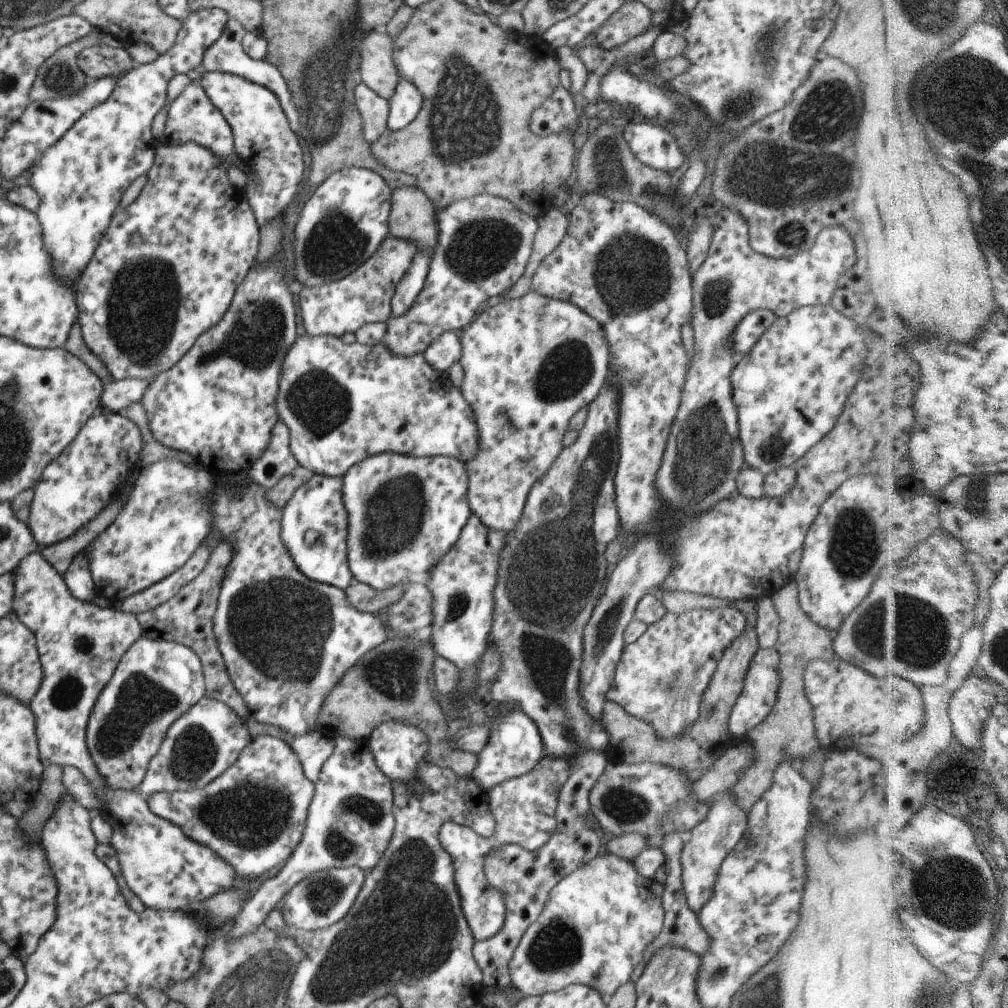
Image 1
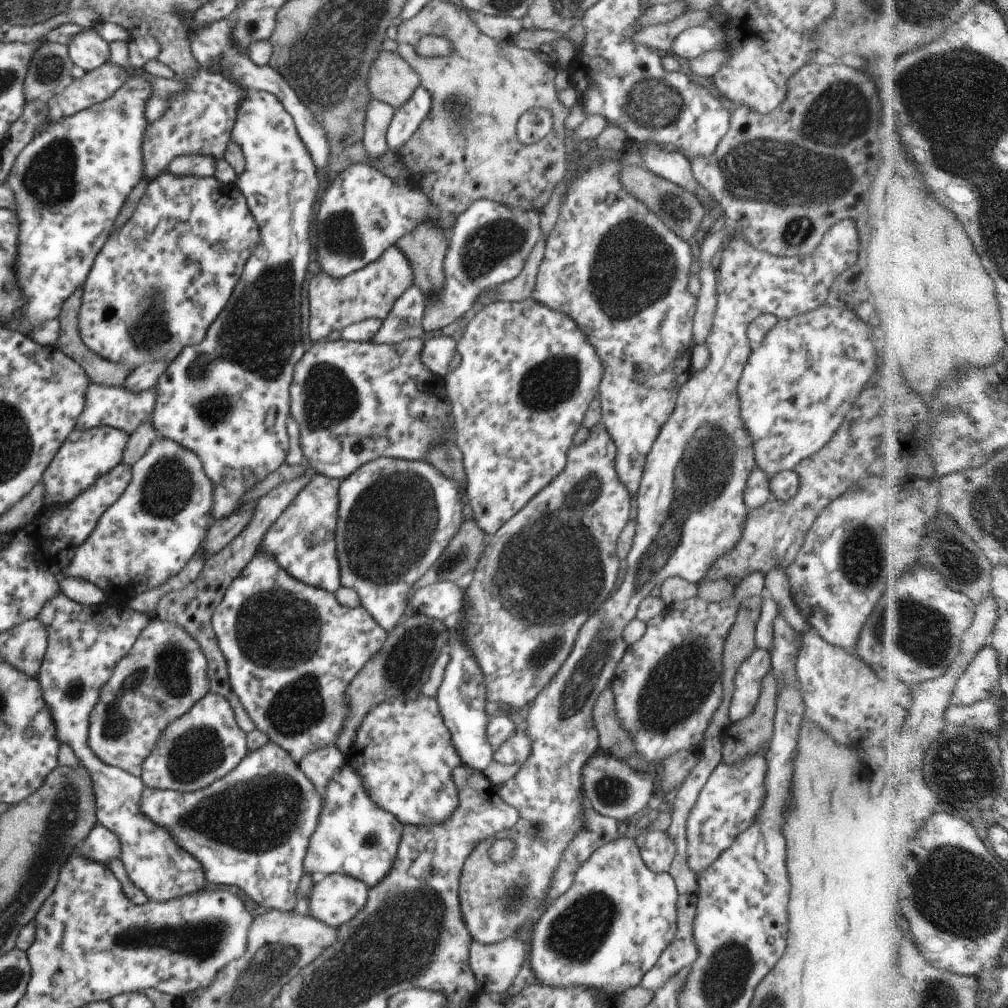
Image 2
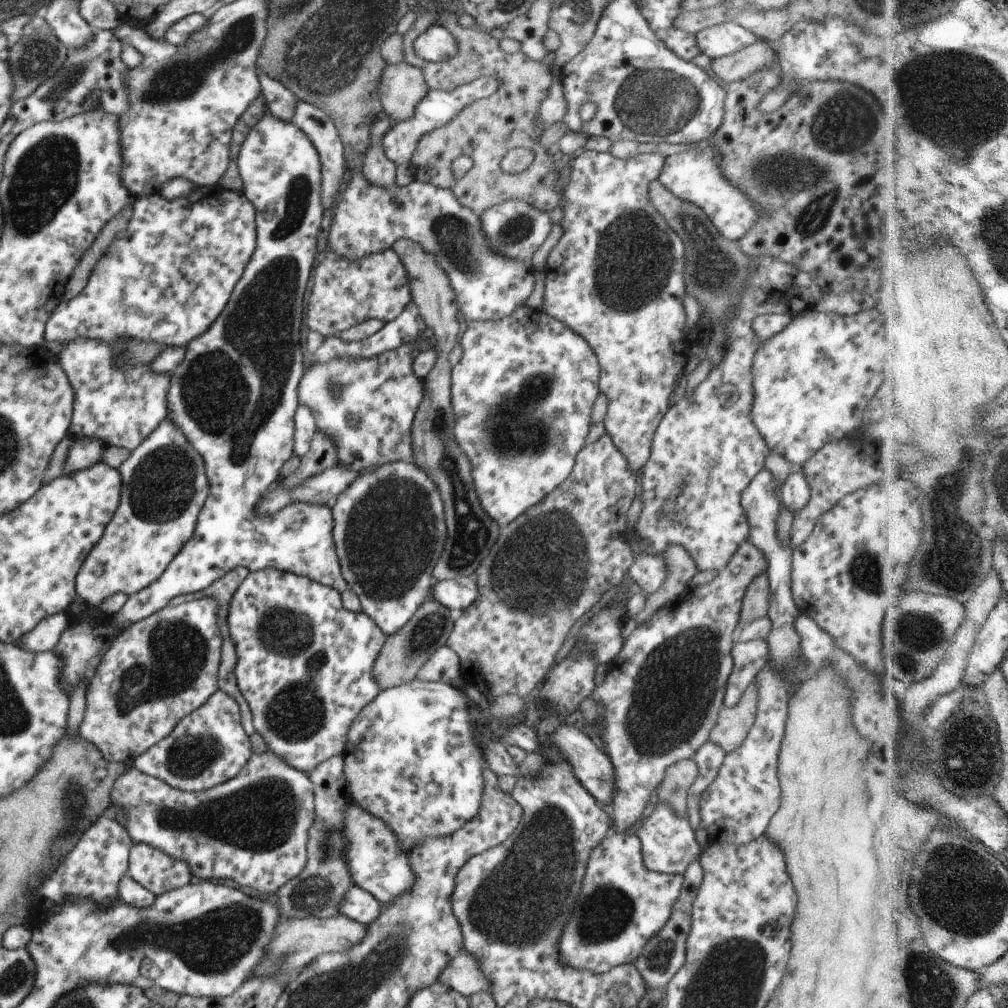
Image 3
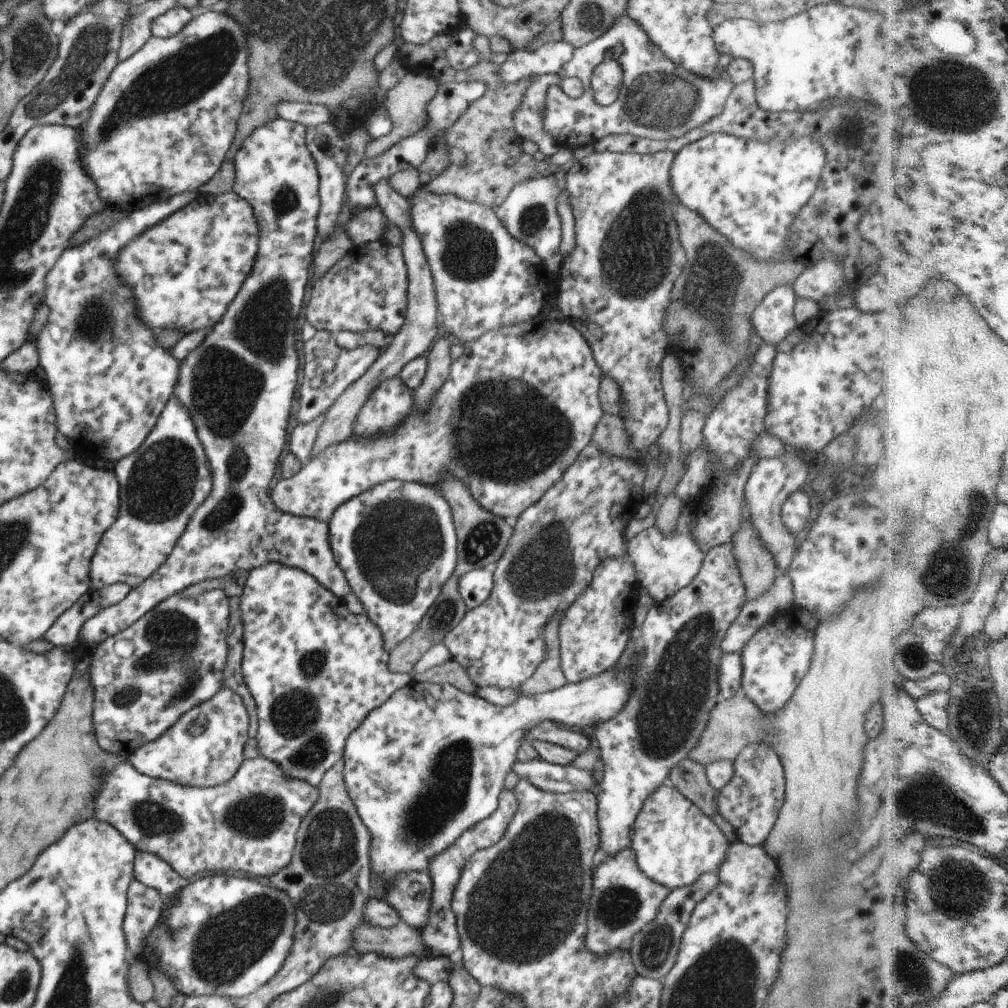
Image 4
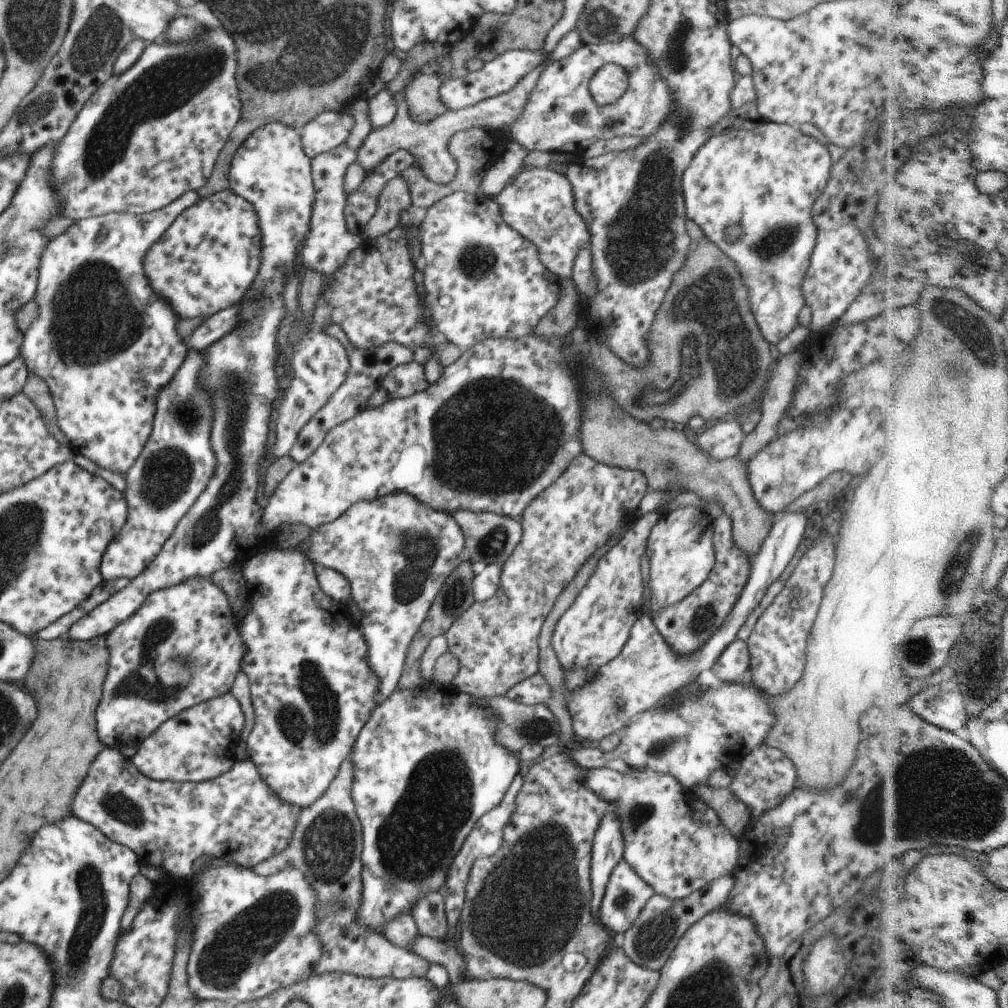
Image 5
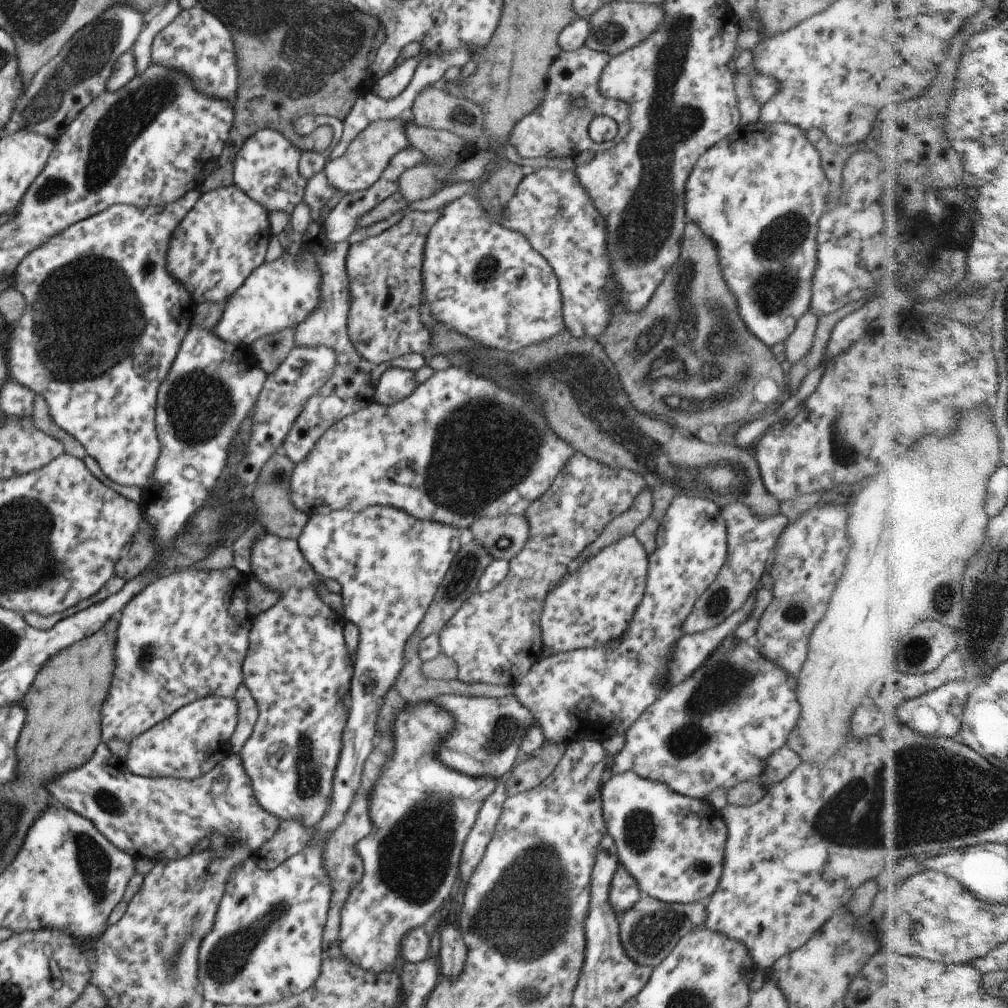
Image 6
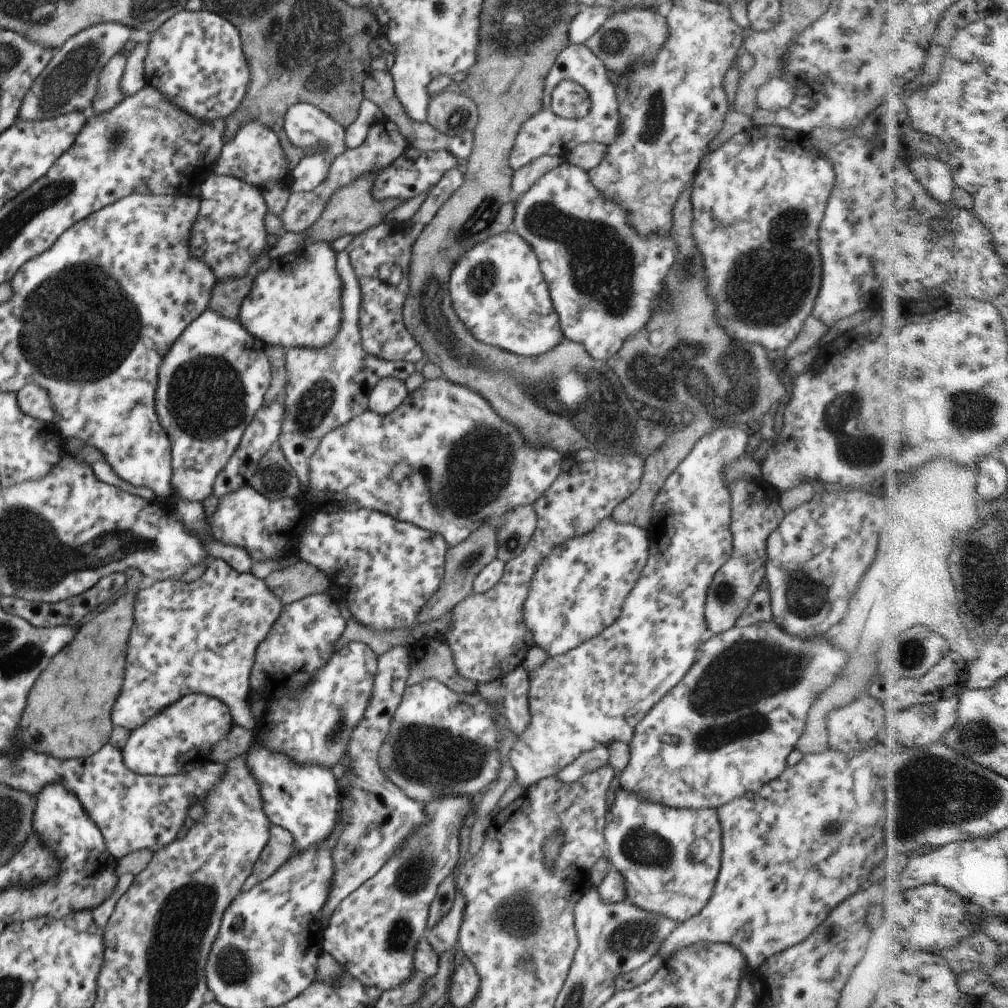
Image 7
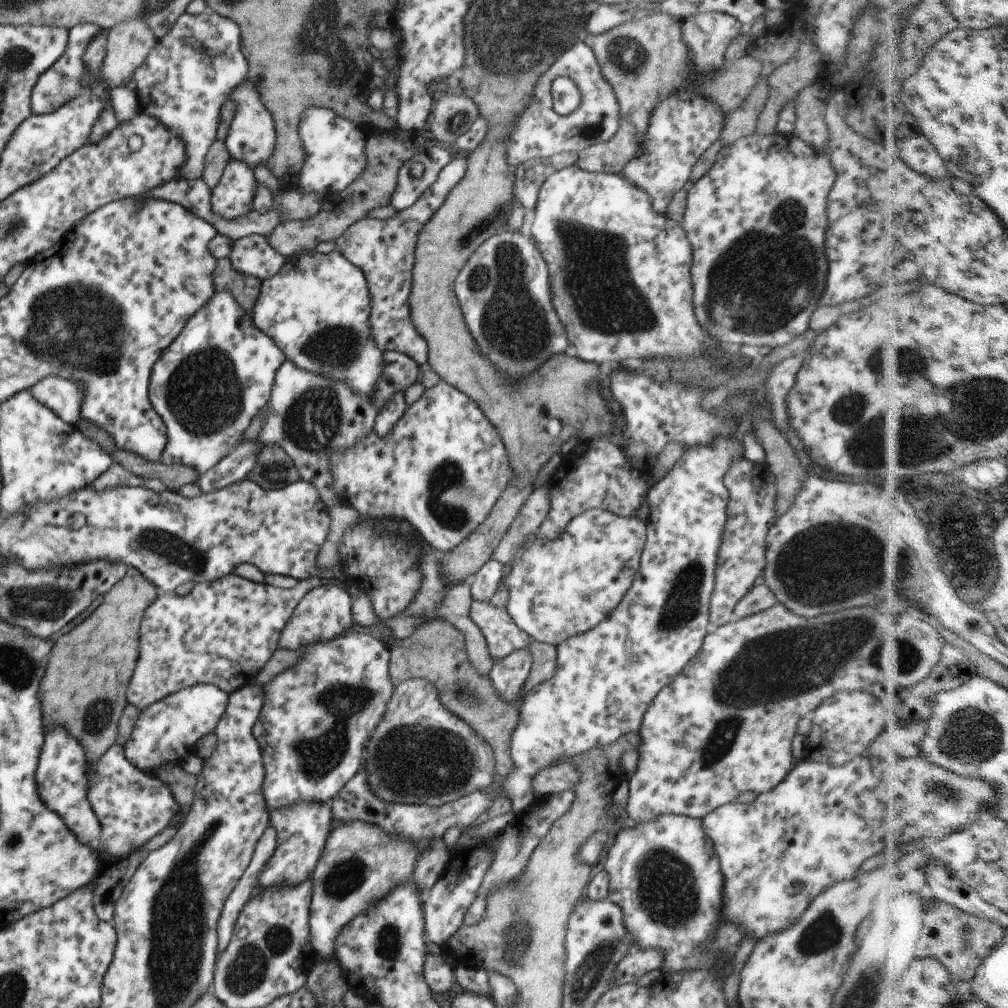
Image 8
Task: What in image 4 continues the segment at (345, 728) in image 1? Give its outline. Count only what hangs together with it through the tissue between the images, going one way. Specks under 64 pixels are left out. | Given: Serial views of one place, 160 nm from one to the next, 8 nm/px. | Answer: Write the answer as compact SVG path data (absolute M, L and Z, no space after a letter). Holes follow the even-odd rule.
M450 576L439 589L435 597L434 604L427 609L423 618L419 621L416 629L405 640L388 652L388 659L386 662L387 668L392 673L411 674L413 672L413 665L421 658L424 652L427 652L431 645L441 643L442 638L459 622L459 619L466 611L465 603L458 595L456 584L459 577Z

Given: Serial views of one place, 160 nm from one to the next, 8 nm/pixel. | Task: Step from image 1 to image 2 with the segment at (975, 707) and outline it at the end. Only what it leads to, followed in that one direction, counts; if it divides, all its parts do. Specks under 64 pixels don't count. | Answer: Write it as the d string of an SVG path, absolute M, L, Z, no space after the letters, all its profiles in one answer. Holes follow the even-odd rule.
M990 642L979 651L957 681L951 705L971 706L976 702L992 700L998 694L999 685L998 650Z

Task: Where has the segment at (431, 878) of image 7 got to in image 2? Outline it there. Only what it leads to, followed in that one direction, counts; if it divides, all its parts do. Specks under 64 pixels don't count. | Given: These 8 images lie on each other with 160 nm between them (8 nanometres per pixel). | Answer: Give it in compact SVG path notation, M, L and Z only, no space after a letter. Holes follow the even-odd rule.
M424 691L414 699L392 697L371 707L363 717L344 760L360 774L364 789L376 807L391 813L403 825L438 825L458 807L456 788L450 776L451 771L461 764L460 758L451 744L434 696L427 696Z

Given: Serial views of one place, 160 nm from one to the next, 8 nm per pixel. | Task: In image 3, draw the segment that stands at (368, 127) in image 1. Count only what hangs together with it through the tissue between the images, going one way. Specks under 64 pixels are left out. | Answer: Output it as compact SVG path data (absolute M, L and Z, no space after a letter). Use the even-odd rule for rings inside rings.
M382 110L369 123L366 146L361 150L357 166L372 185L390 187L395 184L397 166L385 156L382 147L382 136L390 126L393 126L393 123L392 118Z

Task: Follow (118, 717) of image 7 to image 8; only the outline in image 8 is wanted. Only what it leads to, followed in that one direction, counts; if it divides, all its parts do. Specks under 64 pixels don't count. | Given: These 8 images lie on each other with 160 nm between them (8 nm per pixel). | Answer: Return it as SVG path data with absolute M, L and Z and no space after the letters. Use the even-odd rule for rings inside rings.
M231 573L213 582L194 584L191 592L185 596L175 596L172 593L161 598L156 597L151 605L145 608L145 618L139 626L139 656L125 692L125 700L141 711L170 693L195 684L213 684L229 696L246 685L270 659L277 649L279 632L286 626L301 598L311 588L326 583L342 584L339 580L312 577L298 581L293 588L283 589L265 583L255 584Z

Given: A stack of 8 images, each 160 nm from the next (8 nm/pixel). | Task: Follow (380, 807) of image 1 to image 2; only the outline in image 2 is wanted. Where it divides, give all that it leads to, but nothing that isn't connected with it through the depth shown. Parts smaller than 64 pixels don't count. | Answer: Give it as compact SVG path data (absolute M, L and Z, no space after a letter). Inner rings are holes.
M343 760L338 773L326 782L316 825L308 840L307 850L302 860L304 874L322 877L337 873L356 878L367 888L372 887L381 881L393 866L401 831L402 824L391 813L376 807L369 793L364 789L360 774Z

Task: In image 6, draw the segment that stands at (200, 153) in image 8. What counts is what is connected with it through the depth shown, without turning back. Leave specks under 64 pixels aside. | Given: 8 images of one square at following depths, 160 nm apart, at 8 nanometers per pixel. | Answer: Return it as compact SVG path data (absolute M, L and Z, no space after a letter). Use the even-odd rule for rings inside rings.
M195 6L179 14L152 39L150 63L182 72L193 82L193 90L209 98L234 102L237 96L237 66L229 30L215 16Z

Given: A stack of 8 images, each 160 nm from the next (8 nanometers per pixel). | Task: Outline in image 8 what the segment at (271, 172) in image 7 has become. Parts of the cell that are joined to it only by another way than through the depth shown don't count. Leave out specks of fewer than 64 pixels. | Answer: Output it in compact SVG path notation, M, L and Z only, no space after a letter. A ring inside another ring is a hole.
M247 78L243 82L239 82L239 86L235 86L234 90L231 90L228 98L236 104L235 117L231 122L231 126L229 126L224 141L229 156L231 156L232 160L243 160L251 169L255 168L257 164L266 164L267 158L271 157L275 143L271 114L263 108L263 102L257 98L257 94L251 88Z

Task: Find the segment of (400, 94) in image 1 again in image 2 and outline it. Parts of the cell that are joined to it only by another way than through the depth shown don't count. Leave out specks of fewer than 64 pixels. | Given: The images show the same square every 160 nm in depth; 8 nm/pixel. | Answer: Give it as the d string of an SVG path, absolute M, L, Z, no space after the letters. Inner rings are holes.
M420 86L415 88L411 96L394 110L386 128L384 137L389 149L396 152L398 146L401 146L413 134L424 116L427 116L430 106L430 94Z

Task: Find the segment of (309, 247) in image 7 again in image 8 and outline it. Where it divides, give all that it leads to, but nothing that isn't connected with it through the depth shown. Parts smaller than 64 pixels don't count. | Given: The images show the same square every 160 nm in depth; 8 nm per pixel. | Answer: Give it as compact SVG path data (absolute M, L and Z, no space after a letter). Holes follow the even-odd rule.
M335 250L328 254L310 251L308 254L290 256L285 258L283 266L275 275L260 281L259 294L249 316L253 326L261 330L295 368L343 382L351 394L369 398L378 385L379 374L383 374L383 351L375 346L371 338L371 304L366 284L363 274Z

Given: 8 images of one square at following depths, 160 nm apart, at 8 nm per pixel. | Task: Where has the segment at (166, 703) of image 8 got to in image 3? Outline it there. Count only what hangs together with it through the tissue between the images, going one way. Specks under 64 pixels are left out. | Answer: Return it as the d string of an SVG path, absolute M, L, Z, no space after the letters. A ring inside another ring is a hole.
M217 689L201 706L198 706L187 716L180 718L167 736L164 736L133 760L132 766L141 774L162 780L171 788L199 792L206 791L233 778L249 760L251 753L250 740L240 725L240 714L236 702L223 691Z

